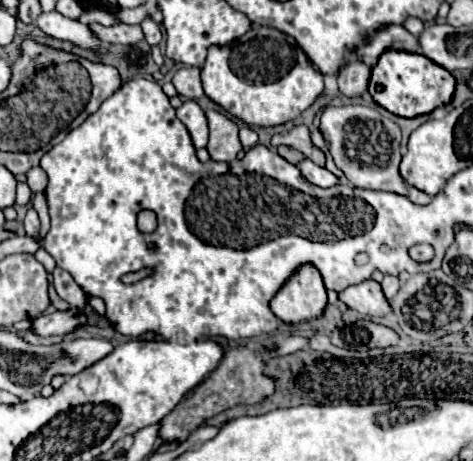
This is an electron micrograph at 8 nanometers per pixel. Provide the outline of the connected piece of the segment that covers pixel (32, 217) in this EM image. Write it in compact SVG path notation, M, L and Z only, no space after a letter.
M34 208L28 210L26 220L24 220L24 226L26 226L26 232L28 232L30 236L34 236L34 234L38 232L38 228L40 228L40 220L38 220L38 214L36 214Z

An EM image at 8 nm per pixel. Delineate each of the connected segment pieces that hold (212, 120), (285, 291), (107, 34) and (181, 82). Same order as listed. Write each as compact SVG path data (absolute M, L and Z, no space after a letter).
M206 110L206 116L210 124L210 142L206 146L210 158L216 162L232 162L242 150L238 126L218 110Z
M302 264L270 300L272 312L284 322L316 318L326 306L326 288L314 264Z
M92 24L90 26L96 36L108 44L136 44L144 38L144 32L140 26L126 26L126 24L118 24L112 28L104 28L100 24Z
M182 68L174 74L172 84L178 90L178 96L184 100L198 100L204 96L202 84L200 84L200 70L198 68Z

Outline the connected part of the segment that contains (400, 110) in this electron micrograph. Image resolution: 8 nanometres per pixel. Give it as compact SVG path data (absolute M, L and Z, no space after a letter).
M398 50L384 52L378 64L372 68L372 76L370 76L372 98L388 112L404 118L430 114L438 106L450 104L454 96L454 88L456 88L456 80L448 70L434 64L432 60L426 60L426 56L422 54L412 54L412 52L398 52Z

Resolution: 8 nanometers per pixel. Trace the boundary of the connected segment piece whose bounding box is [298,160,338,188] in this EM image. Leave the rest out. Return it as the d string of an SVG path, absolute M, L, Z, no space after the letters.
M302 160L302 162L298 164L298 168L300 168L302 176L304 176L310 184L316 184L316 186L320 186L320 188L330 188L330 186L336 186L336 184L338 184L338 178L336 178L332 172L328 172L326 168L316 166L312 160Z

